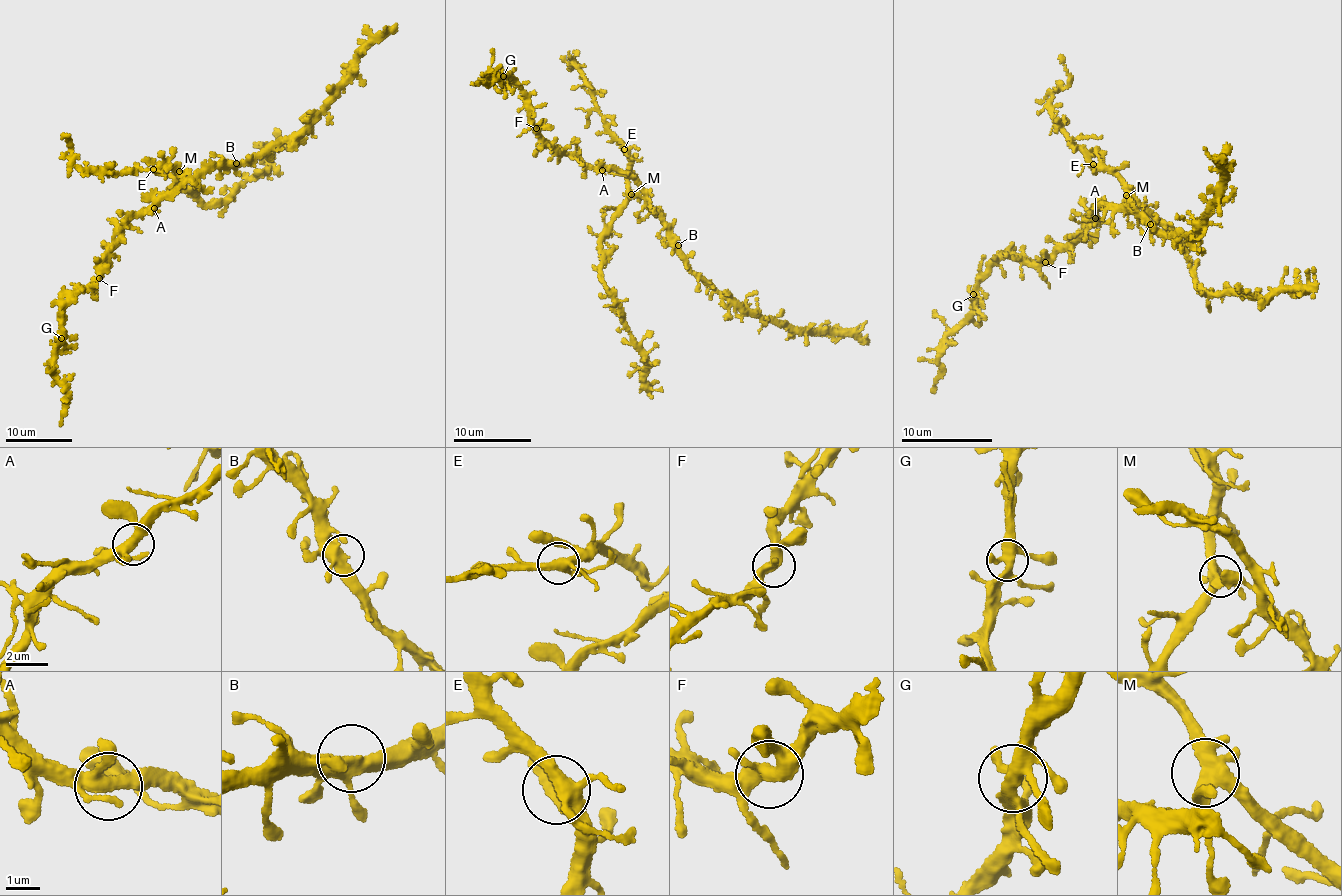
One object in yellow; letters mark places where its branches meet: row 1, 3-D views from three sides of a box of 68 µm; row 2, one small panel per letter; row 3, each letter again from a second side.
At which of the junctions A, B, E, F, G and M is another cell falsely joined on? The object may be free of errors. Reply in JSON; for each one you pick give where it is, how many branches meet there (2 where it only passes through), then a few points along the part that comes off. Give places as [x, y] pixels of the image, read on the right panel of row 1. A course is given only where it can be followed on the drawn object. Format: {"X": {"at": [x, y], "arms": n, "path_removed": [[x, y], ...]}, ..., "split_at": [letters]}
{"split_at": []}

